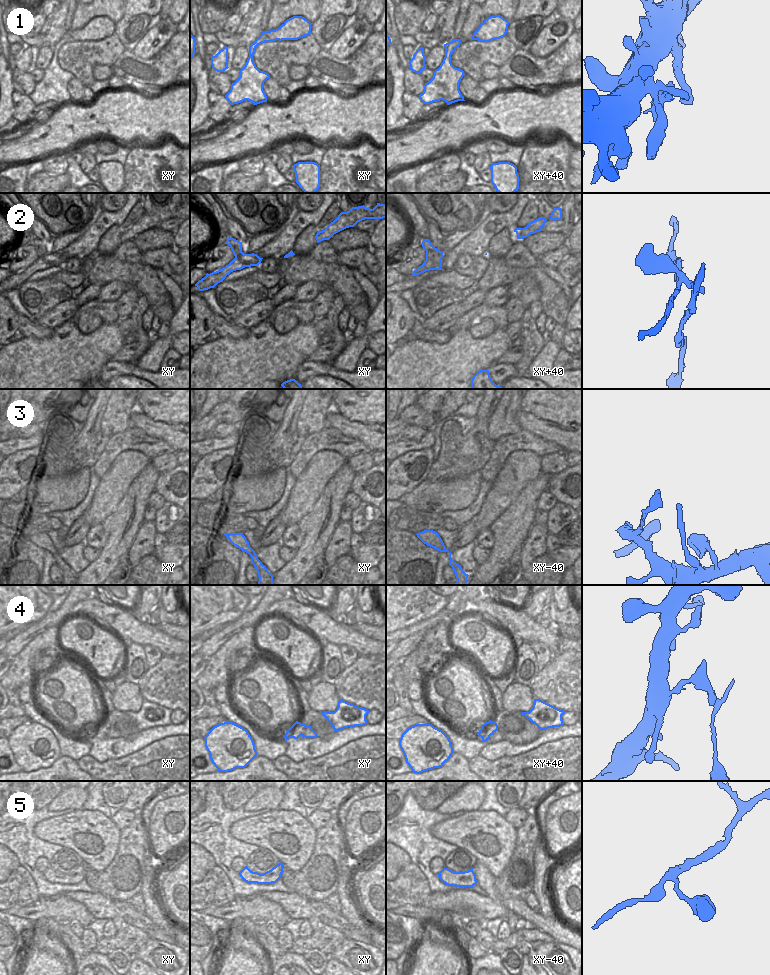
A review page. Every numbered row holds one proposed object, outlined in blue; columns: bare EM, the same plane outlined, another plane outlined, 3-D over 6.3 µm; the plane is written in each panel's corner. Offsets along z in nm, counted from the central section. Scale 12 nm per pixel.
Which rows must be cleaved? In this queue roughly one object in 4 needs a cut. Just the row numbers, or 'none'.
2, 4

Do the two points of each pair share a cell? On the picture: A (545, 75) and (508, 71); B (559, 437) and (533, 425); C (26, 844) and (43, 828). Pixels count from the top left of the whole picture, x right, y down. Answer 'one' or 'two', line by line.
A: one
B: one
C: two

